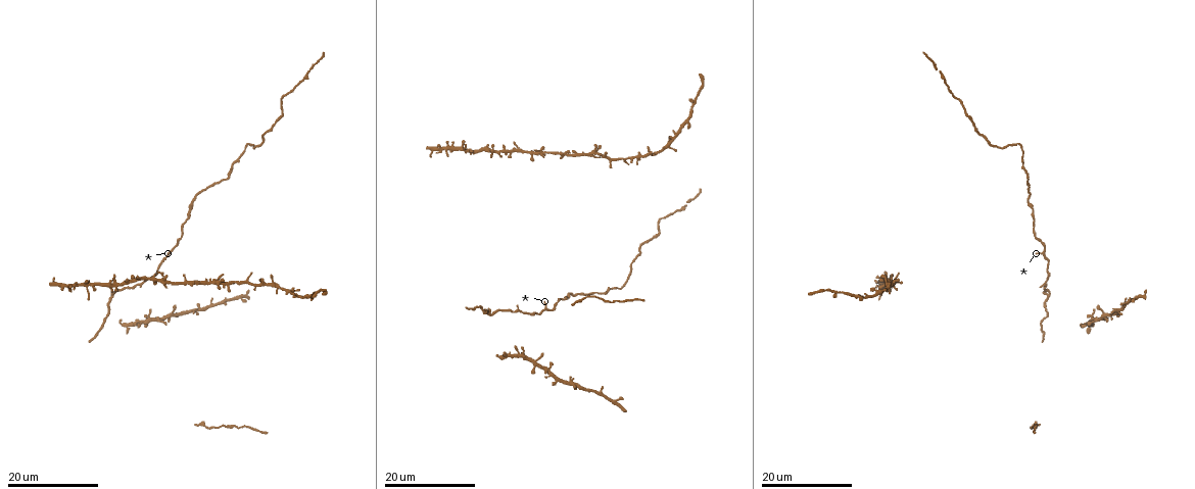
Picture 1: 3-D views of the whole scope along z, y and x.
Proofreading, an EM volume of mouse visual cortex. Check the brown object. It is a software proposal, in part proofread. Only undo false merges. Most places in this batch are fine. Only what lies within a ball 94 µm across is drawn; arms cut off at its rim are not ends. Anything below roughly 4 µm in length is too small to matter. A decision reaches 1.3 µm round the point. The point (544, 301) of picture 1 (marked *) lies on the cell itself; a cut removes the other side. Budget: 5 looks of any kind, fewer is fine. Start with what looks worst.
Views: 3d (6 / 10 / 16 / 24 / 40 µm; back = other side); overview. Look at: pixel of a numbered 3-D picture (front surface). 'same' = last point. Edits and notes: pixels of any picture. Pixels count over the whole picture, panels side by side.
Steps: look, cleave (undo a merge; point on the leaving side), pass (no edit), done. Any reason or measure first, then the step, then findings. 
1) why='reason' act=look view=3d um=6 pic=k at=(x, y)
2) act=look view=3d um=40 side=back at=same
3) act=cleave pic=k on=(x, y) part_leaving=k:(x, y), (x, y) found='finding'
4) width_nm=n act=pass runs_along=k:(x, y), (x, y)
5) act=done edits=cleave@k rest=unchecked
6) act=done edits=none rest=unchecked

why='three-way junction' act=look view=3d um=16 pic=1 at=(491, 316)

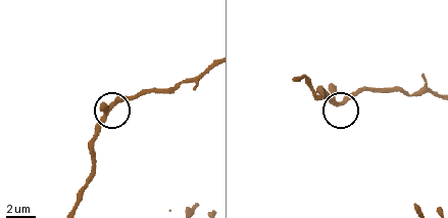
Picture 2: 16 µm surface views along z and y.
act=look view=3d um=6 pic=2 at=(111, 105)

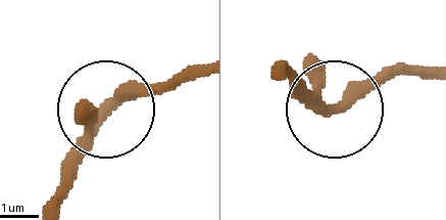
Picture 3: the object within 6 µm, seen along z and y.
act=look view=3d um=6 side=back pic=3 at=(105, 111)

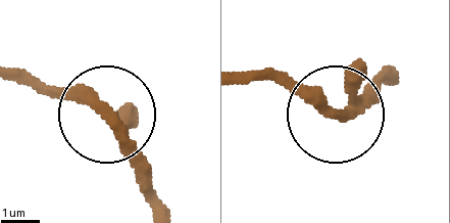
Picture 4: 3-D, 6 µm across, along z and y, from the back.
act=pass runs_along=4:(11, 71), (99, 100), (126, 159), (164, 205) found='continuous, no second cell'

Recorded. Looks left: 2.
why='arms part here' act=look view=3d um=16 pic=1 at=(1044, 252)

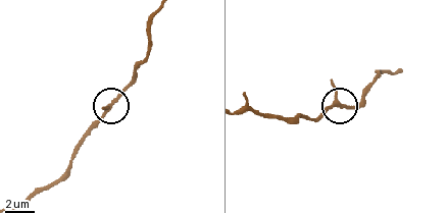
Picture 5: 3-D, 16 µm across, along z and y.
act=look view=3d um=6 pic=5 at=(105, 112)

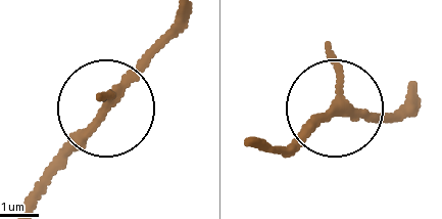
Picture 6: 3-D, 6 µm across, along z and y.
width_nm=220 act=pass runs_along=6:(330, 43), (340, 79), (333, 104), (275, 147) found='all the same cell'

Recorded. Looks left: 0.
act=done edits=none rest=unchecked

